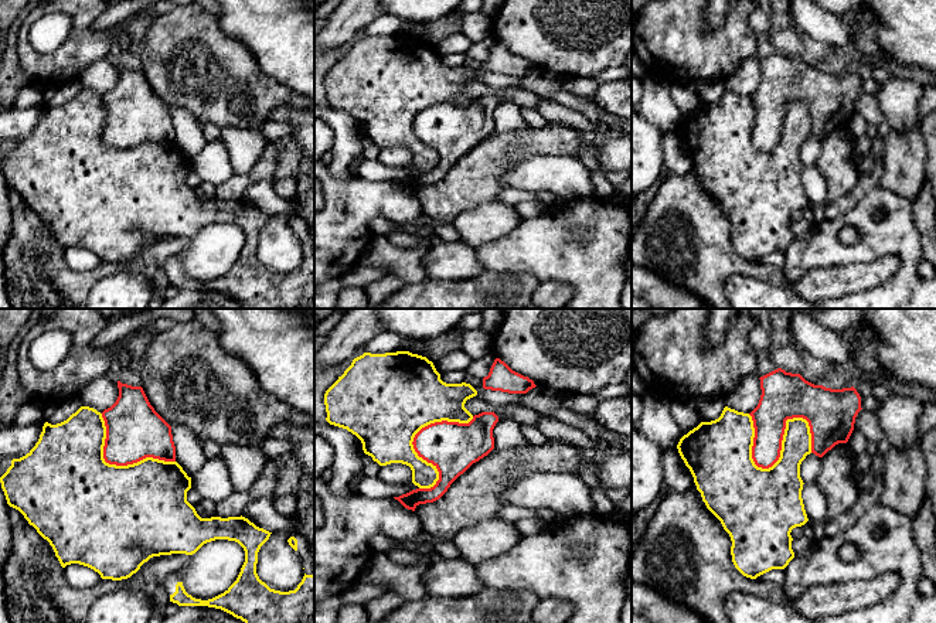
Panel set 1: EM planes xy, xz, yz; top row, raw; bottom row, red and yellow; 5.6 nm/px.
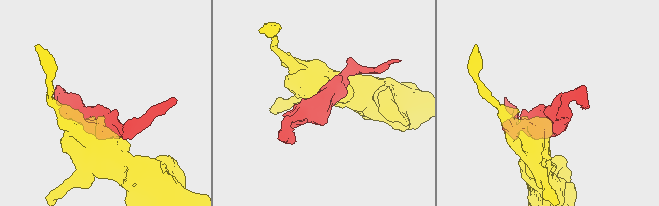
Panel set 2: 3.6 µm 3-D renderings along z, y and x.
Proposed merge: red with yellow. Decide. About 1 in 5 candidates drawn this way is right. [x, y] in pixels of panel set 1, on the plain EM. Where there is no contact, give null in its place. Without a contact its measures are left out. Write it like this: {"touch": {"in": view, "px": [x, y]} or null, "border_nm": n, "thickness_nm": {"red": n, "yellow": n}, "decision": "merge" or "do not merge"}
{"touch": {"in": "yz", "px": [779, 133]}, "border_nm": 420, "thickness_nm": {"red": 200, "yellow": 300}, "decision": "do not merge"}

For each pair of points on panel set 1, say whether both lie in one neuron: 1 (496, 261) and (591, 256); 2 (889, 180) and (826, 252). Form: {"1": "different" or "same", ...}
{"1": "same", "2": "different"}

